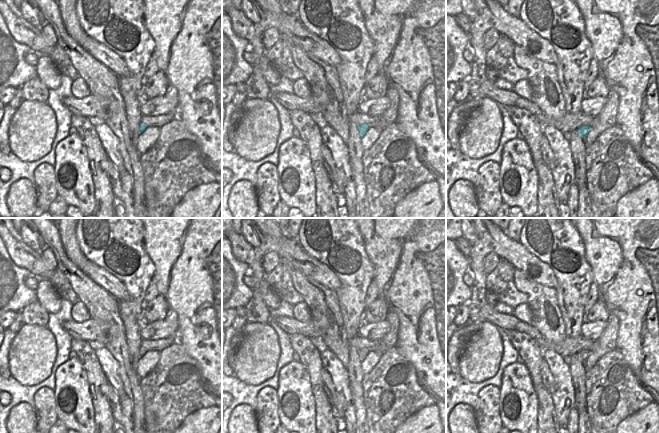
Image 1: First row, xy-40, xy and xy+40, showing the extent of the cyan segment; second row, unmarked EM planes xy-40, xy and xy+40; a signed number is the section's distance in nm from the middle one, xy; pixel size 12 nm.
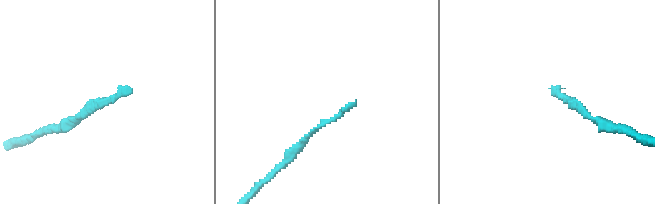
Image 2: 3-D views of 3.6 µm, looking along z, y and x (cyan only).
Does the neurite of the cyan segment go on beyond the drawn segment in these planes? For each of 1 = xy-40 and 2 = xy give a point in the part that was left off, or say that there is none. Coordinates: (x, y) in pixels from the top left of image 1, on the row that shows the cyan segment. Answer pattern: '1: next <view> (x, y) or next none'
1: next none
2: next none

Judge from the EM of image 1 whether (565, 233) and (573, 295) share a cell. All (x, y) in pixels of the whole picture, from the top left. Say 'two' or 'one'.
one

